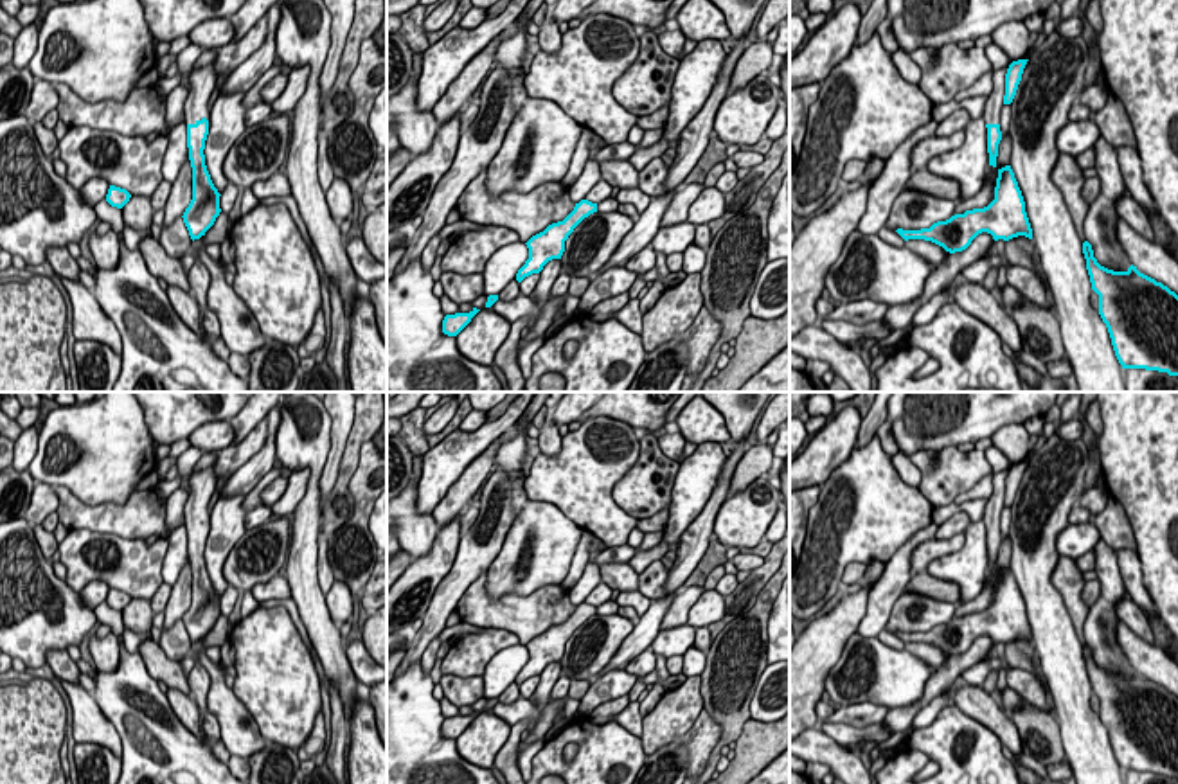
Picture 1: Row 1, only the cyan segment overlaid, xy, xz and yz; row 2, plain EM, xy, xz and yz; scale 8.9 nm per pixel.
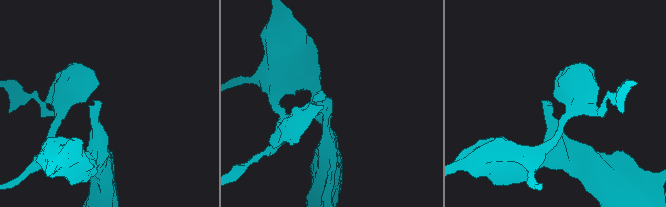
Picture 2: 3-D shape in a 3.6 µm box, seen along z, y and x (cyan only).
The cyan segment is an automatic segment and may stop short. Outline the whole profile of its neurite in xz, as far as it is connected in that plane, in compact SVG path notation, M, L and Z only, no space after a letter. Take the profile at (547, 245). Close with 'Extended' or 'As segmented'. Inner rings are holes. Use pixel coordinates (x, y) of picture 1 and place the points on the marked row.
M599 180L588 196L576 203L574 210L563 221L552 223L543 232L532 236L525 243L529 259L518 270L516 281L522 282L525 277L540 273L549 261L561 259L568 236L585 218L597 212L601 201L611 198L611 189L608 182Z. Extended

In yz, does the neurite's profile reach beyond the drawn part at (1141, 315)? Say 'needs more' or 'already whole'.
already whole

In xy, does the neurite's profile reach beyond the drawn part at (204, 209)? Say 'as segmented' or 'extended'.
extended

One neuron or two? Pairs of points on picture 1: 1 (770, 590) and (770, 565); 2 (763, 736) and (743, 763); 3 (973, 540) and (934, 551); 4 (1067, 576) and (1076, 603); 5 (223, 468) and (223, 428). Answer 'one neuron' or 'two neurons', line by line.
1: one neuron
2: one neuron
3: two neurons
4: one neuron
5: two neurons

